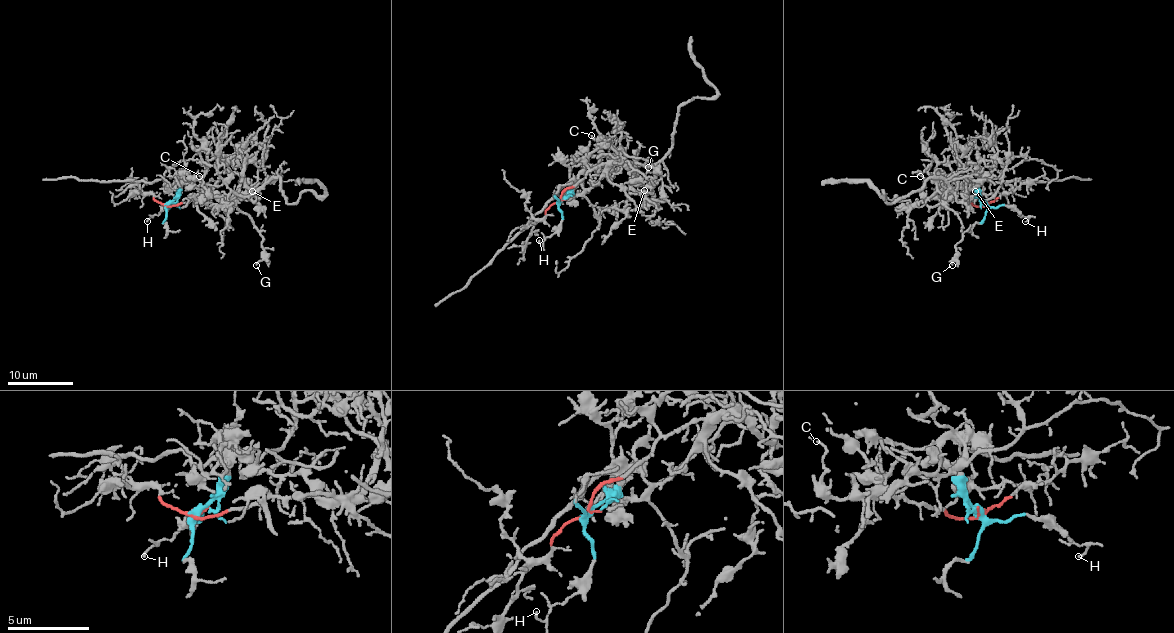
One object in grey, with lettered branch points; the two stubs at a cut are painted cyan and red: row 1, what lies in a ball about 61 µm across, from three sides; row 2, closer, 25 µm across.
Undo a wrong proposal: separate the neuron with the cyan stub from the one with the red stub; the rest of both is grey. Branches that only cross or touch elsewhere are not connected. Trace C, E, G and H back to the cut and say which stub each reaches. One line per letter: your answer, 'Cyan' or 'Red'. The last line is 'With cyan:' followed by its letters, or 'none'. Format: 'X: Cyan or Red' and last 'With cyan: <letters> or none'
C: Red
E: Red
G: Red
H: Cyan
With cyan: H

